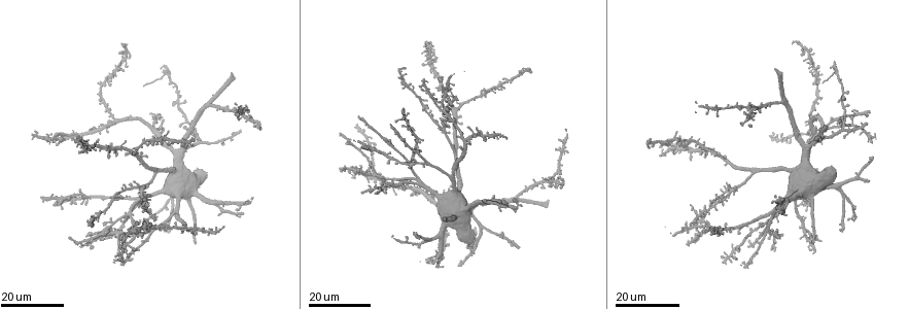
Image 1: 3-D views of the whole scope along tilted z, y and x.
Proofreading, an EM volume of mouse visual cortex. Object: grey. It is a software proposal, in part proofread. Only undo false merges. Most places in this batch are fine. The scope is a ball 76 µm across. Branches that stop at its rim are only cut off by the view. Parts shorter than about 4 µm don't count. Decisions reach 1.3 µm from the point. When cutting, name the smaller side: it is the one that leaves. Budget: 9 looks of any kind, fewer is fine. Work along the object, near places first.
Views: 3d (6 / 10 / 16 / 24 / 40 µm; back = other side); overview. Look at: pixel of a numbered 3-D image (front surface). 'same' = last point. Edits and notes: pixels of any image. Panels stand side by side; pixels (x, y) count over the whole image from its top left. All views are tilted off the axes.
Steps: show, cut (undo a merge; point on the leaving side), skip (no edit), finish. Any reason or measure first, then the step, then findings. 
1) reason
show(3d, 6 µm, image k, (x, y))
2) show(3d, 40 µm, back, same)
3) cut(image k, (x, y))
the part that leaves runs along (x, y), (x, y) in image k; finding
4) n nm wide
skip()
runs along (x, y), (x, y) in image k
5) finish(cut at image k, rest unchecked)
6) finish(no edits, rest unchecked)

arms part here
show(3d, 16 µm, image 1, (842, 128))

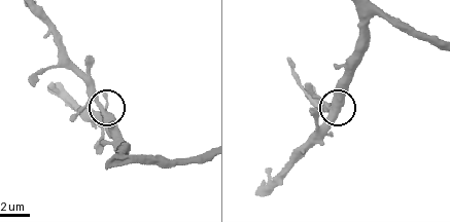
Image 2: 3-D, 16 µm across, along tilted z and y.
show(3d, 10 µm, image 2, (103, 107))

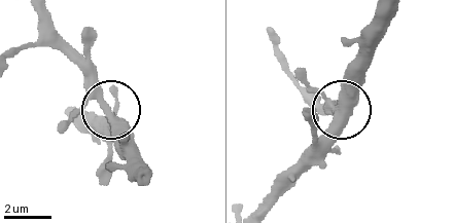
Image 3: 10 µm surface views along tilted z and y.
side arm 10 µm
skip()
all the same neuron

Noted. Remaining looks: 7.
show(3d, 16 µm, image 1, (169, 198))

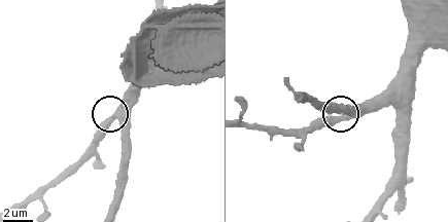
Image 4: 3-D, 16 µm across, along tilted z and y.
closer look
show(3d, 6 µm, image 4, (116, 115))

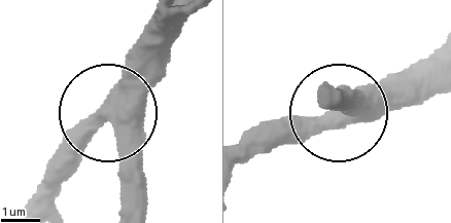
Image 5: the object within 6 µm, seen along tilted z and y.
skip()
runs along (165, 23), (113, 103), (141, 197) in image 5; all the same neuron

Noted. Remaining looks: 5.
four arms meet
show(3d, 24 µm, image 1, (814, 68))

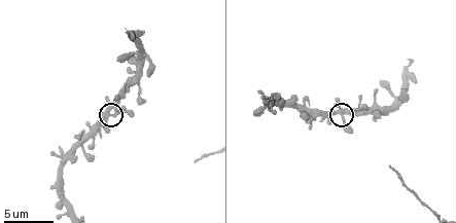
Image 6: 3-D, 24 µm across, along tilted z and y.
show(3d, 6 µm, image 6, (107, 114))

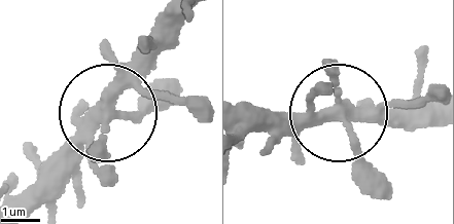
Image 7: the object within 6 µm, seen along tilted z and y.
320 nm wide
skip()
runs along (249, 106), (337, 120), (378, 192) in image 7; one neuron here

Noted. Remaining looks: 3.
looks like a crossing
show(3d, 16 µm, image 1, (130, 212))

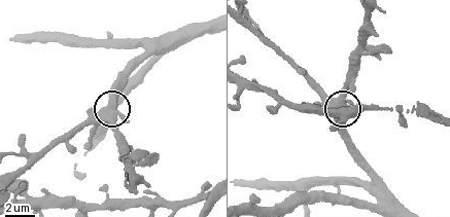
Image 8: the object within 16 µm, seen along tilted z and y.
show(3d, 10 µm, image 8, (334, 99))

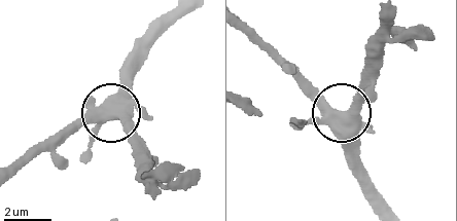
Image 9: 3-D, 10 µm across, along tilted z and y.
from behind
show(3d, 10 µm, back, image 9, (116, 113))

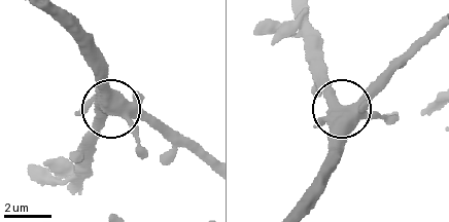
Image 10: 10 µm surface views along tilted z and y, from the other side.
5 arms
skip()
runs along (300, 202), (326, 161), (341, 113), (385, 74) in image 10; all the same neuron

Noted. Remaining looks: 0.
finish(no edits, rest unchecked)

